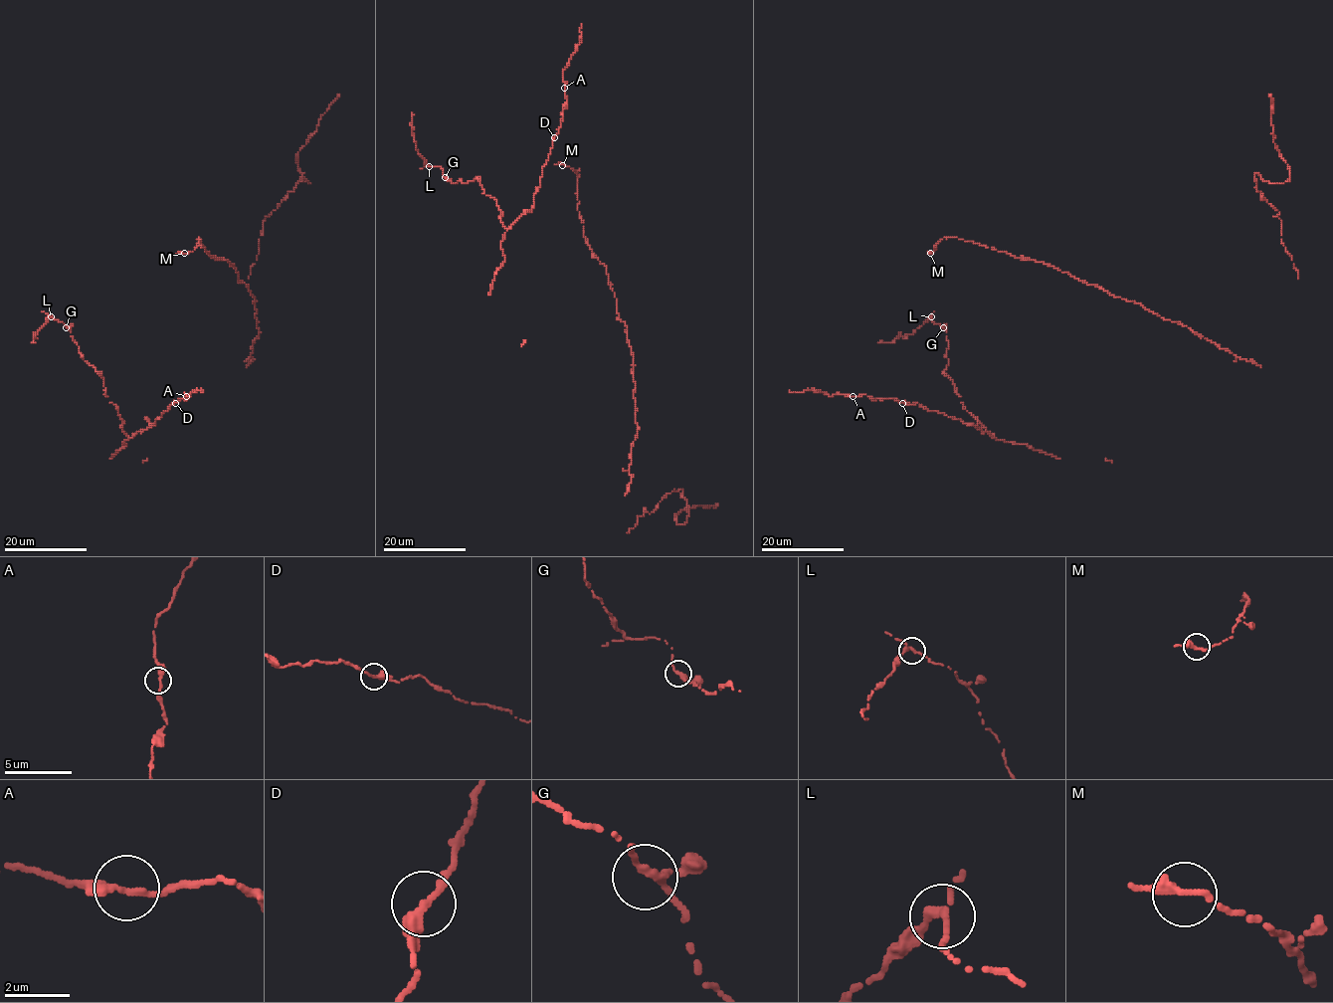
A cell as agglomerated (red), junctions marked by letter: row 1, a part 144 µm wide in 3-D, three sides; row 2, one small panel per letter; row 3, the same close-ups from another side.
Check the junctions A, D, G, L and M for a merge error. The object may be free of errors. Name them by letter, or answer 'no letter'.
L

